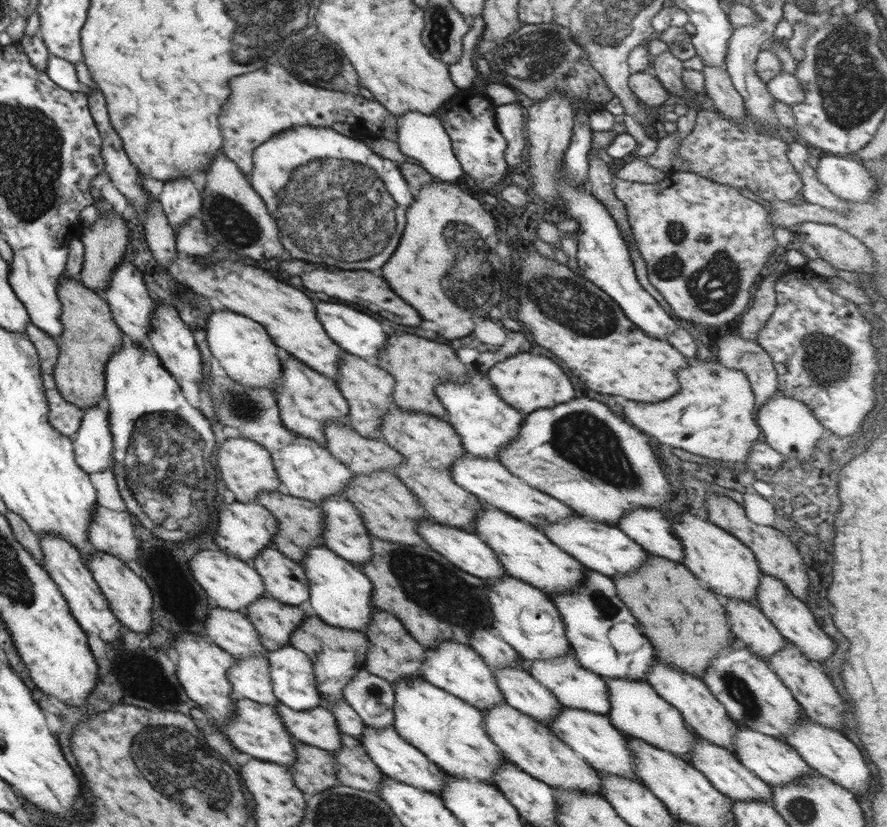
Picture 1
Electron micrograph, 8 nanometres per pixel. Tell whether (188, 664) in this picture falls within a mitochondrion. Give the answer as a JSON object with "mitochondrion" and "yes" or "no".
{"mitochondrion":"no"}

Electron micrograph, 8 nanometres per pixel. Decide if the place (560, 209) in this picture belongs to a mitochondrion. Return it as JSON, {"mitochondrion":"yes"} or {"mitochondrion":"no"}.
{"mitochondrion":"no"}

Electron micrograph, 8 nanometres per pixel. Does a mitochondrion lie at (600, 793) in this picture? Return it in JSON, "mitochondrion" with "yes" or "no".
{"mitochondrion":"no"}

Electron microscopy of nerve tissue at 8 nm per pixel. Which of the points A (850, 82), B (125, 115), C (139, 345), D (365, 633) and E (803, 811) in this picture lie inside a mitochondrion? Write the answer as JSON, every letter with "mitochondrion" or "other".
{"A":"mitochondrion","B":"mitochondrion","C":"other","D":"other","E":"mitochondrion"}

